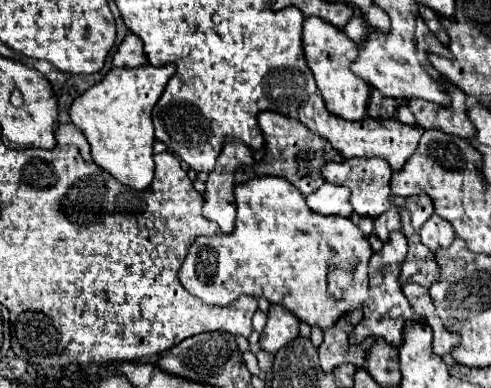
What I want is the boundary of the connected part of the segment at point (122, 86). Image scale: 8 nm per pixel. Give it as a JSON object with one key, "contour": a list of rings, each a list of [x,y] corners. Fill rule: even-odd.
{"contour":[[[151,64],[141,68],[111,68],[109,74],[79,96],[69,110],[73,124],[85,134],[91,144],[91,156],[97,166],[107,170],[117,182],[135,190],[149,188],[155,172],[153,144],[155,132],[151,110],[161,98],[165,84],[175,72],[175,64],[155,68]]]}

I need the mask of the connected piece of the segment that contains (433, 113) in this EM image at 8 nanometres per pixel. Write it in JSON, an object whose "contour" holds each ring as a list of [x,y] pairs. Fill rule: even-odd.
{"contour":[[[447,82],[447,94],[453,100],[451,108],[443,108],[425,100],[409,100],[407,106],[401,106],[397,110],[397,120],[409,126],[421,126],[425,130],[441,130],[447,134],[455,134],[461,138],[473,138],[475,136],[475,126],[465,114],[465,92],[455,88],[453,84]]]}

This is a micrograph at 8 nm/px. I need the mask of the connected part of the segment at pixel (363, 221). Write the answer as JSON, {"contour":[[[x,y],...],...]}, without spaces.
{"contour":[[[353,213],[350,218],[357,226],[361,229],[361,231],[369,236],[373,233],[374,225],[373,220],[369,217],[357,215],[356,213]]]}

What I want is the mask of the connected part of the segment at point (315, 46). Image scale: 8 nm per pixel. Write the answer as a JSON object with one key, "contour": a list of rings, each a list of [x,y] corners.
{"contour":[[[309,16],[303,26],[303,50],[305,50],[307,64],[313,70],[317,88],[327,104],[327,110],[345,120],[365,118],[371,88],[369,88],[369,84],[365,84],[365,80],[355,76],[349,68],[351,60],[357,58],[359,46],[353,40],[349,40],[349,36],[343,30],[333,28],[329,22],[325,22],[317,16]]]}

